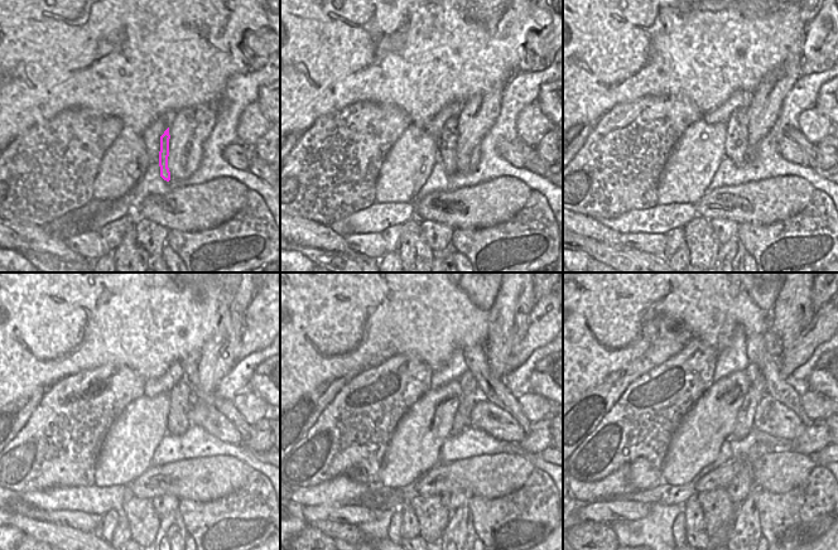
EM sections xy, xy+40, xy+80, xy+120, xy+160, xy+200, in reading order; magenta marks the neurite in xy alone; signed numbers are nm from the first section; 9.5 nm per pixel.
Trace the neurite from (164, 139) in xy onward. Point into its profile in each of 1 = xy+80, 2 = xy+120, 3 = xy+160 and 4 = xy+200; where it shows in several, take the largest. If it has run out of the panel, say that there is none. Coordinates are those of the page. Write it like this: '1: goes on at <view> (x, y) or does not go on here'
1: goes on at xy+80 (736, 144)
2: goes on at xy+120 (181, 396)
3: goes on at xy+160 (468, 384)
4: goes on at xy+200 (756, 391)

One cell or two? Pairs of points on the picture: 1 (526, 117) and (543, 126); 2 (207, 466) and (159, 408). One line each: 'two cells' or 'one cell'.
1: one cell
2: two cells

